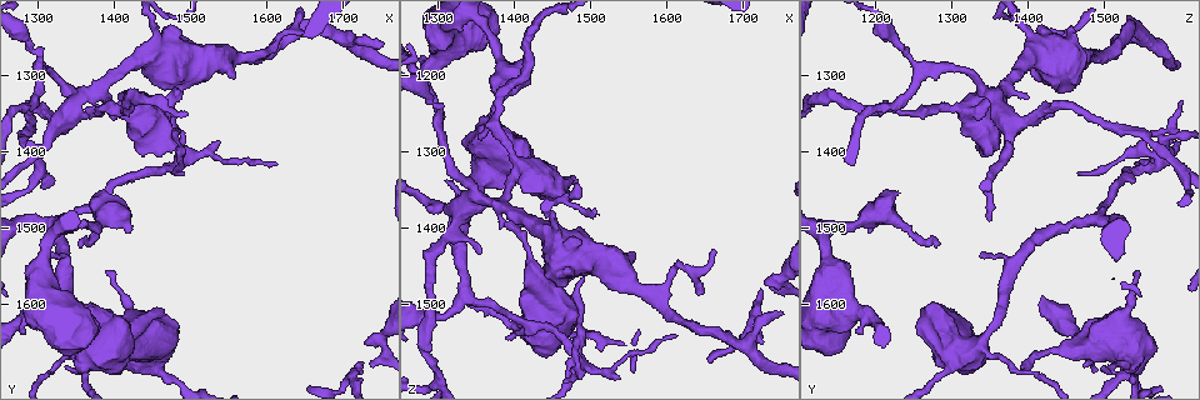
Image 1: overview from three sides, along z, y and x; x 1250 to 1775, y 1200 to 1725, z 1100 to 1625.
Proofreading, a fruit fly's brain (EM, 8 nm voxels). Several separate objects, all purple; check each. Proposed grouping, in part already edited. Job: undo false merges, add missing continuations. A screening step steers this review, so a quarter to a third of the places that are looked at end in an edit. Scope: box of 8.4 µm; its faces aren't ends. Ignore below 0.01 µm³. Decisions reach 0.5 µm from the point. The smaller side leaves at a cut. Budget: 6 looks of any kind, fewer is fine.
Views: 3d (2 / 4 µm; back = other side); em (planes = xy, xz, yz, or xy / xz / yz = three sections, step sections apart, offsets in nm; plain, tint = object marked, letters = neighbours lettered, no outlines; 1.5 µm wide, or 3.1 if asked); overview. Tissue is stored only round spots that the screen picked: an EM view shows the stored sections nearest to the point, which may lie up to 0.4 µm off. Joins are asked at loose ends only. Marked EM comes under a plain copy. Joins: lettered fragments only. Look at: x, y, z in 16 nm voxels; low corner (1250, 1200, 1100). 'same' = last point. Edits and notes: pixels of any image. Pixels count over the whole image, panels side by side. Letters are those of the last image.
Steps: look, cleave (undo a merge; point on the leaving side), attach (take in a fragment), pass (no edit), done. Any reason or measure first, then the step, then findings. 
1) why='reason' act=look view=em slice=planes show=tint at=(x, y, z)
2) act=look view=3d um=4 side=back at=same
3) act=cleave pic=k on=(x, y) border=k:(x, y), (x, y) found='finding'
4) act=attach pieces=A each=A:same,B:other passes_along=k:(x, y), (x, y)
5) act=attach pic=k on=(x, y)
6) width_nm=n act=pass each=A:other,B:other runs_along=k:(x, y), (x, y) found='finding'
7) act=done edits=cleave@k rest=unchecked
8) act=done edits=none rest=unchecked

why='thick turns thin' act=look view=3d um=4 at=(1365, 1695, 1275)

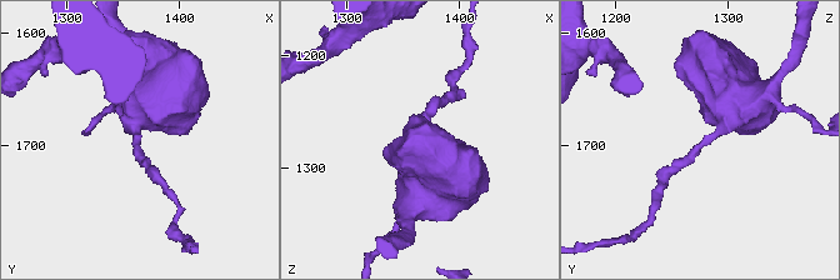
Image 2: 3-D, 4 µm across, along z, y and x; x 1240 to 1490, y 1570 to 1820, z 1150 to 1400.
arm_widths_nm=170,750 why='now the EM' act=look view=em slice=planes show=letters at=(1362, 1696, 1278)

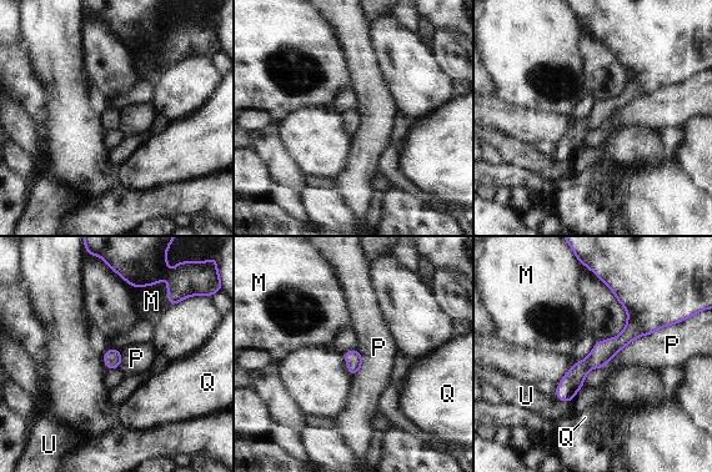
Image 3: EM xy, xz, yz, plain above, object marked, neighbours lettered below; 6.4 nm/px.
width_nm=110 act=pass each=M:other,P:other,Q:other,U:other border=3:(673, 324), (637, 336), (608, 361) found='continuous, no second neuron'

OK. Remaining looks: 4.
why='an open end' act=look view=em slice=xy step=4 show=tint at=(1725, 1675, 1555)

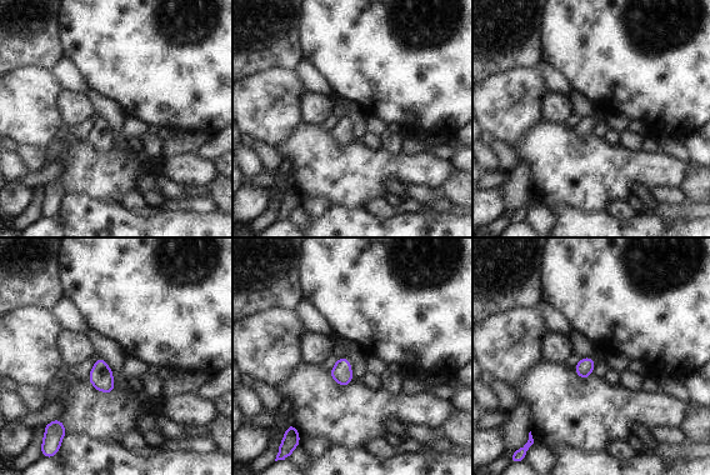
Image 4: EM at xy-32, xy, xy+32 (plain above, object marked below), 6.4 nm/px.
act=look view=em slice=planes show=letters at=same

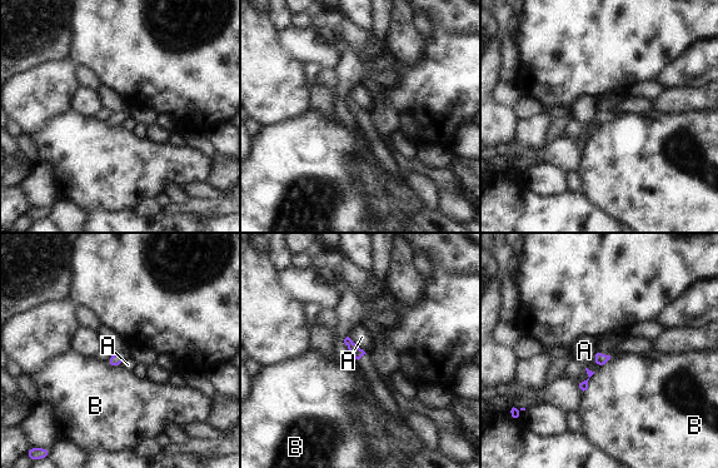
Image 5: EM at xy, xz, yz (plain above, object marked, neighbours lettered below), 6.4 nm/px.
longest_contact=A:170nm act=pass each=A:other,B:other border=5:(594, 373), (583, 392) found='none of them fits'

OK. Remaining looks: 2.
why='tapers out' act=look view=em slice=planes show=letters at=(1390, 1560, 1550)

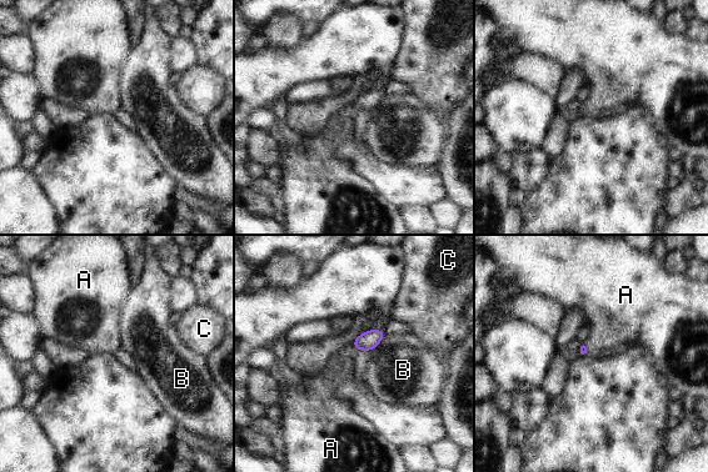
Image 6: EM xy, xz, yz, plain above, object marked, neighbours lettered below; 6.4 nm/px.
act=attach pieces=A each=A:same,B:other,C:other passes_along=6:(583, 350), (588, 346), (613, 316) found='the neuron continues'

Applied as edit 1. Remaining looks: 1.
act=done edits=attach@6 rest=unchecked

